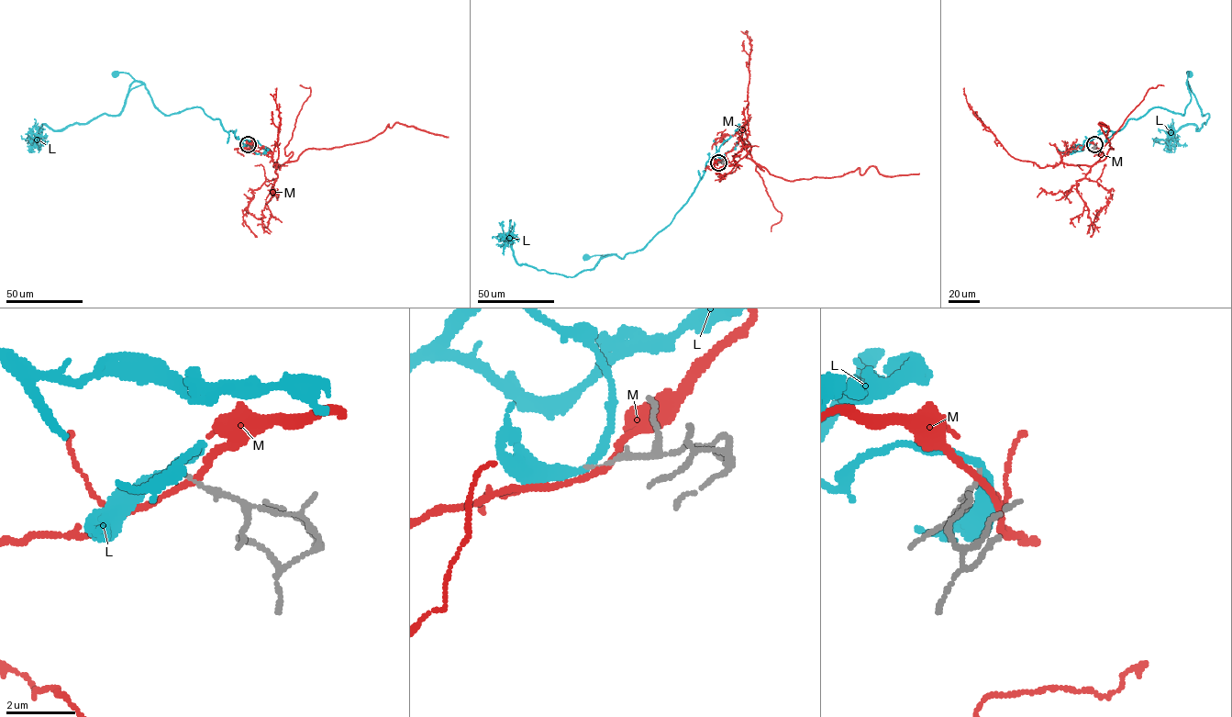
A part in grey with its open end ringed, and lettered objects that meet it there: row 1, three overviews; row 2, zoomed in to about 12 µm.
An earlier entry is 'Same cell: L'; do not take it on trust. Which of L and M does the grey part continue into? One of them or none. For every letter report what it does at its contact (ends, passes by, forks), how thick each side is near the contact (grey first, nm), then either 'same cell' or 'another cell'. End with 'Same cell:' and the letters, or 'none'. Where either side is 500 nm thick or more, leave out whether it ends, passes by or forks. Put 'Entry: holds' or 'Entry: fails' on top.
Entry: fails
L: it passes by | 100/240 nm | another cell
M: it passes by | 160/180 nm | another cell
Same cell: none

